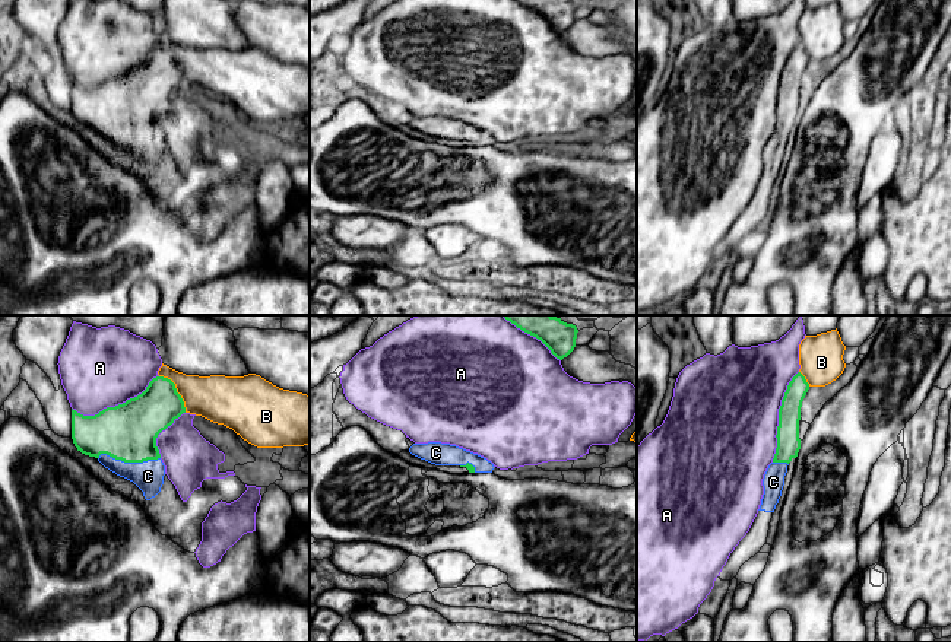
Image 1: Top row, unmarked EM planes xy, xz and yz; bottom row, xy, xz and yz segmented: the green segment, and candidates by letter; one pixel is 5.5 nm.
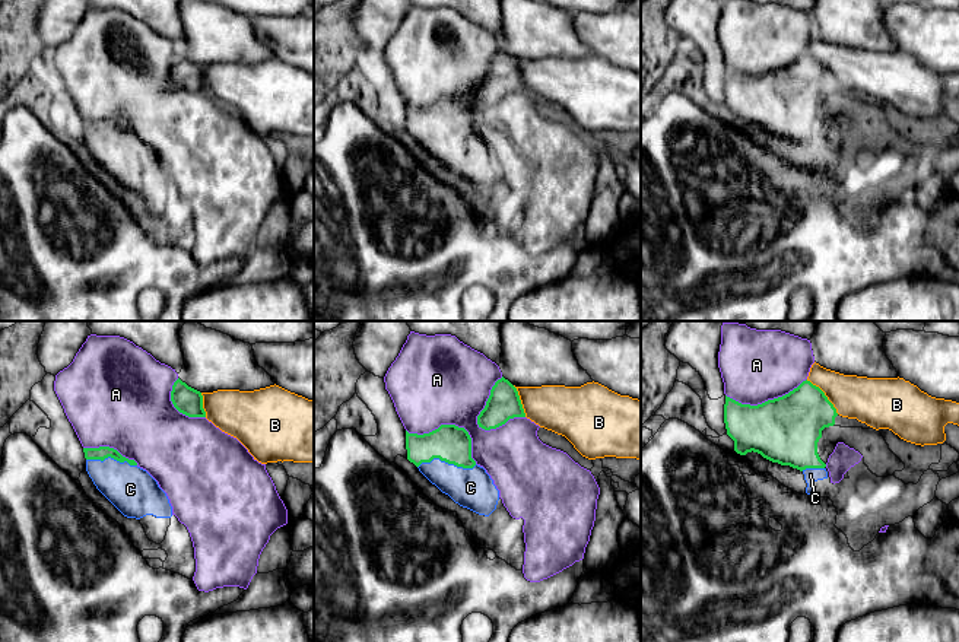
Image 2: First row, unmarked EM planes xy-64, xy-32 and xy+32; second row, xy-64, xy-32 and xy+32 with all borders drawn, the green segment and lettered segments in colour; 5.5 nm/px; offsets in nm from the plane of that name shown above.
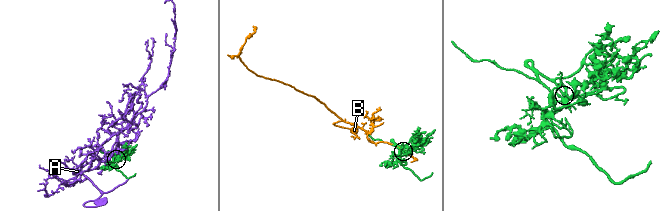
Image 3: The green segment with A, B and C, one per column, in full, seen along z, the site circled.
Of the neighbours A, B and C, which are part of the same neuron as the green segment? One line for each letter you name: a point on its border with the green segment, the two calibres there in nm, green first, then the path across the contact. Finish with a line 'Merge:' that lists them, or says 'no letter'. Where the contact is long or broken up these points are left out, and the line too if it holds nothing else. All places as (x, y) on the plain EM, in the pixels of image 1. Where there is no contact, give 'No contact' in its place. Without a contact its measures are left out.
C: Touches green at xy (129, 134). Thickness 320 nm (green) against 170 nm. Path across: xy (129, 104), (129, 134), (148, 149)
Merge: C

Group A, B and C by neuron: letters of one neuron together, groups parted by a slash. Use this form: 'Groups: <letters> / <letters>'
Groups: A / B / C

